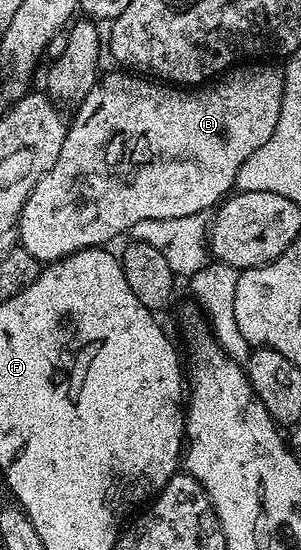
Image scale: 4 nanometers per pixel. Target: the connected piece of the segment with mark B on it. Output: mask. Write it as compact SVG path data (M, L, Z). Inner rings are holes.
M253 61L248 65L237 65L224 72L212 85L197 85L192 89L186 89L181 85L170 85L164 81L154 81L149 77L142 77L137 73L126 73L121 69L113 69L113 72L102 74L97 80L91 93L76 108L77 116L71 119L65 132L63 149L59 149L59 158L55 165L31 189L31 197L21 210L21 218L17 220L16 234L21 234L20 246L31 253L38 263L48 265L67 257L76 251L82 251L88 247L105 247L112 239L117 239L121 234L132 232L139 221L151 221L152 219L174 219L175 217L187 217L192 220L200 211L216 208L222 202L223 197L228 196L234 190L239 165L249 162L252 155L267 145L271 133L275 133L275 125L279 125L279 109L283 109L283 85L285 84L285 72L280 66L269 61Z

